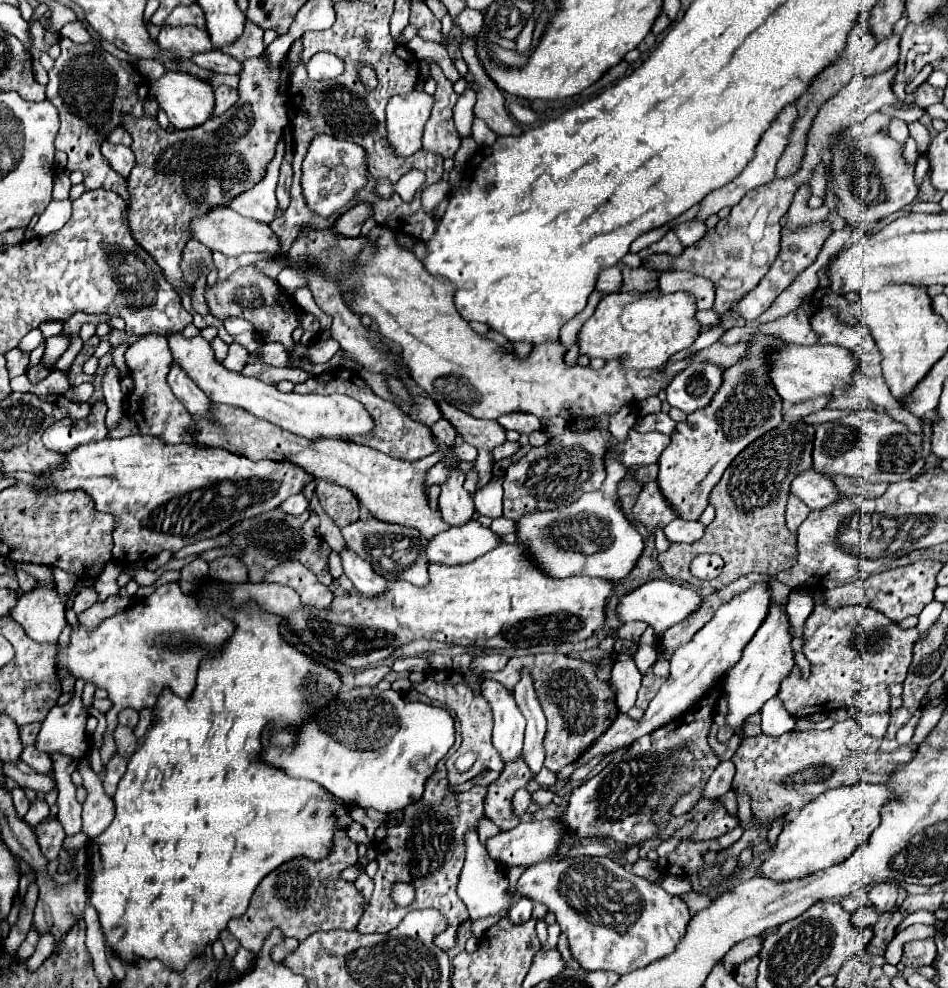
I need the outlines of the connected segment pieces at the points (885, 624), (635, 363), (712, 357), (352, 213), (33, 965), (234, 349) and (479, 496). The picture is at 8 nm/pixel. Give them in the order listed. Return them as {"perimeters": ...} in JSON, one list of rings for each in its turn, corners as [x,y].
{"perimeters":[[[[816,603],[806,621],[802,649],[812,663],[812,673],[808,679],[790,677],[782,681],[778,695],[792,717],[830,713],[842,707],[852,707],[858,715],[890,711],[892,695],[888,687],[904,681],[916,639],[916,629],[902,631],[898,623],[872,607],[828,607],[824,603]]],[[[655,290],[641,295],[610,293],[580,329],[580,355],[588,359],[600,357],[604,361],[618,359],[622,369],[656,369],[666,363],[670,355],[688,349],[696,341],[700,323],[694,319],[694,313],[694,297],[688,293],[656,294]]],[[[714,343],[706,349],[702,349],[694,359],[696,361],[714,361],[716,365],[720,365],[722,369],[734,365],[736,359],[740,359],[744,353],[746,353],[746,343],[736,343],[732,347],[726,347],[722,343]]],[[[358,203],[338,219],[336,231],[344,237],[358,237],[364,221],[372,215],[374,215],[374,211],[372,211],[370,203]]],[[[49,933],[43,934],[39,937],[35,952],[26,962],[30,971],[36,971],[38,967],[40,967],[40,965],[42,965],[42,963],[50,956],[54,942],[54,937]]],[[[232,343],[229,345],[228,355],[222,364],[228,370],[241,372],[246,366],[248,358],[249,353],[245,348],[237,343]]],[[[494,477],[488,485],[474,491],[474,507],[486,517],[502,515],[503,477]]]]}

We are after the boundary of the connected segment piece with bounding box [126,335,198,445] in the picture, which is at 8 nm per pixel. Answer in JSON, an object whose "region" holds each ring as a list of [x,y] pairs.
{"region":[[[144,335],[128,347],[126,365],[134,379],[134,391],[128,395],[126,415],[130,415],[136,421],[140,433],[160,437],[162,441],[168,441],[168,443],[188,441],[192,445],[198,445],[188,433],[188,429],[194,427],[190,413],[184,409],[184,405],[180,405],[180,401],[176,401],[172,389],[166,383],[170,363],[172,363],[172,353],[170,353],[166,337],[162,335]]]}

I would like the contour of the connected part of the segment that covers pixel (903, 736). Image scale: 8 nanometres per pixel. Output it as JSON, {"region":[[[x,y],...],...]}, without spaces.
{"region":[[[918,710],[914,714],[914,717],[912,717],[912,719],[910,719],[910,721],[908,721],[906,725],[904,725],[902,728],[898,730],[895,739],[898,742],[910,742],[914,735],[916,726],[919,723],[920,717],[921,717],[921,710]]]}

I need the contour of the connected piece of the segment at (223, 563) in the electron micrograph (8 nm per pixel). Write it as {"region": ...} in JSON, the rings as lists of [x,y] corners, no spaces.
{"region":[[[234,557],[214,559],[210,563],[210,571],[212,571],[212,577],[218,577],[228,583],[246,583],[248,581],[248,573],[246,573],[244,565]]]}

